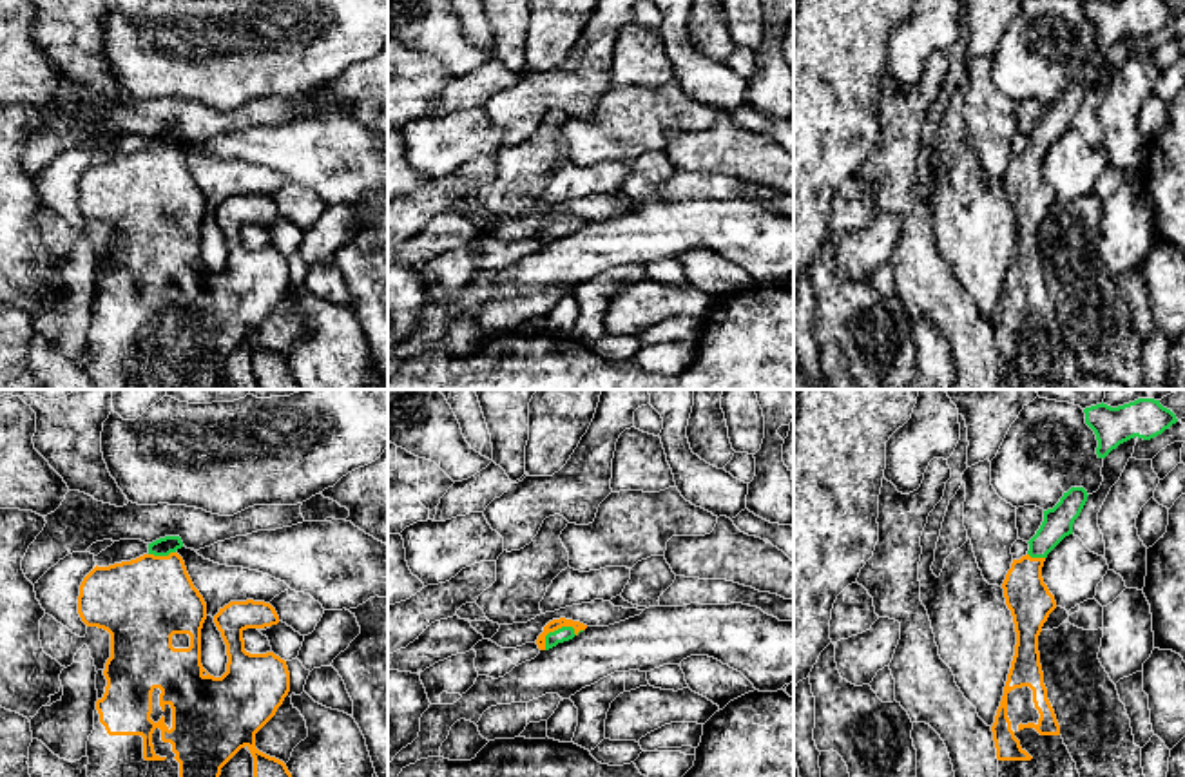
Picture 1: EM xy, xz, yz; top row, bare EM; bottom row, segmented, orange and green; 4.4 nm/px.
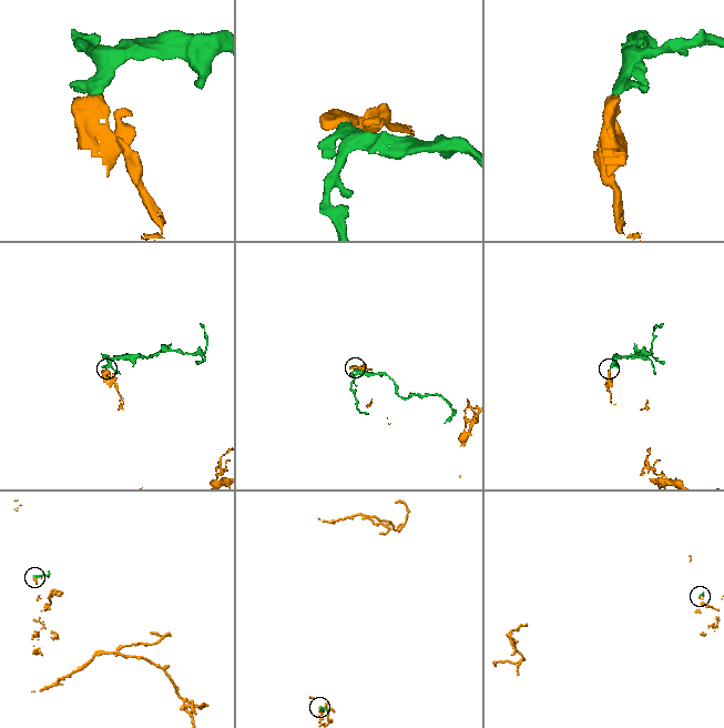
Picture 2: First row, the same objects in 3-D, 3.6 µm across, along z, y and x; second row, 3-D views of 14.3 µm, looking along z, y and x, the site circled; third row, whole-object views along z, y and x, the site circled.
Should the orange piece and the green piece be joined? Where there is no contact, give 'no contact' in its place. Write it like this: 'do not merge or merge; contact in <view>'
merge; contact in xz

